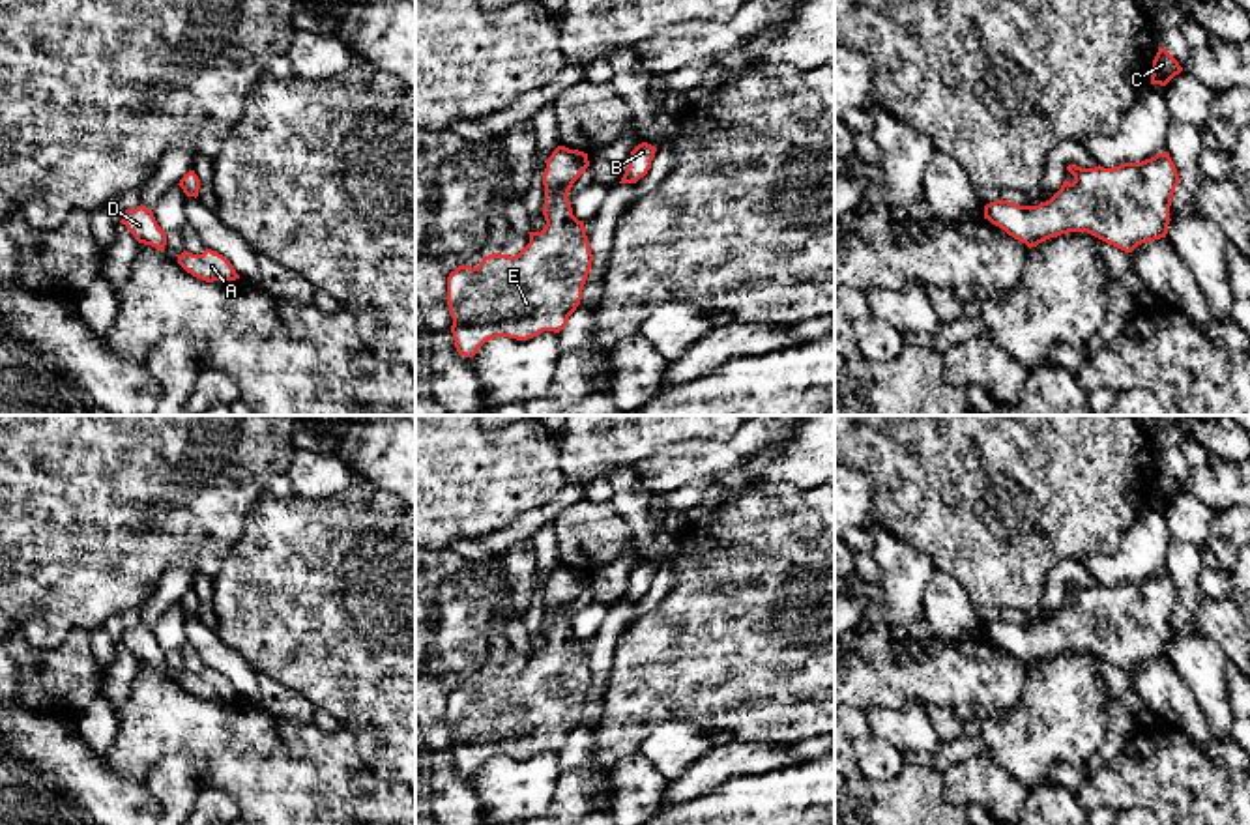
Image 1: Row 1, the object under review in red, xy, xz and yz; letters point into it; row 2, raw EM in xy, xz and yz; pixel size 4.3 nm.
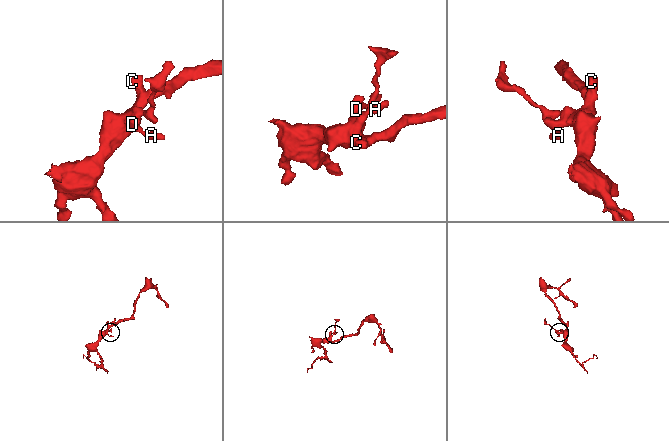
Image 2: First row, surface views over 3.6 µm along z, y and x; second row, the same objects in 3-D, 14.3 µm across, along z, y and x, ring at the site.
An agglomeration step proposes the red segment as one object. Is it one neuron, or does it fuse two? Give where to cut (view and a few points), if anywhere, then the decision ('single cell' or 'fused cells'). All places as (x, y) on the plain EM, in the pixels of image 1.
no cut; single cell

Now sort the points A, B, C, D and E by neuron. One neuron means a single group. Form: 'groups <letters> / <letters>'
groups A B C D E

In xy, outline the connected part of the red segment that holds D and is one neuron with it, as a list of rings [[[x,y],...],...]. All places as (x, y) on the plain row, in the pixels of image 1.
[[[142,623],[135,629],[125,629],[120,642],[127,645],[138,662],[165,670],[167,651],[157,644],[152,629],[146,629]]]

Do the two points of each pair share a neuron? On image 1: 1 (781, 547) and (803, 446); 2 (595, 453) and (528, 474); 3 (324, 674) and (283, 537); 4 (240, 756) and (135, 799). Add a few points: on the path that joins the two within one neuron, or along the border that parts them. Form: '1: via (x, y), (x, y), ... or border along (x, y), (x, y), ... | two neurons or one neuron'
1: border along (756, 479), (788, 481), (798, 487), (814, 489) | two neurons
2: border along (556, 438), (558, 468), (567, 481) | two neurons
3: via (322, 640), (322, 597), (304, 571) | one neuron
4: border along (105, 760), (128, 781), (143, 784) | two neurons

